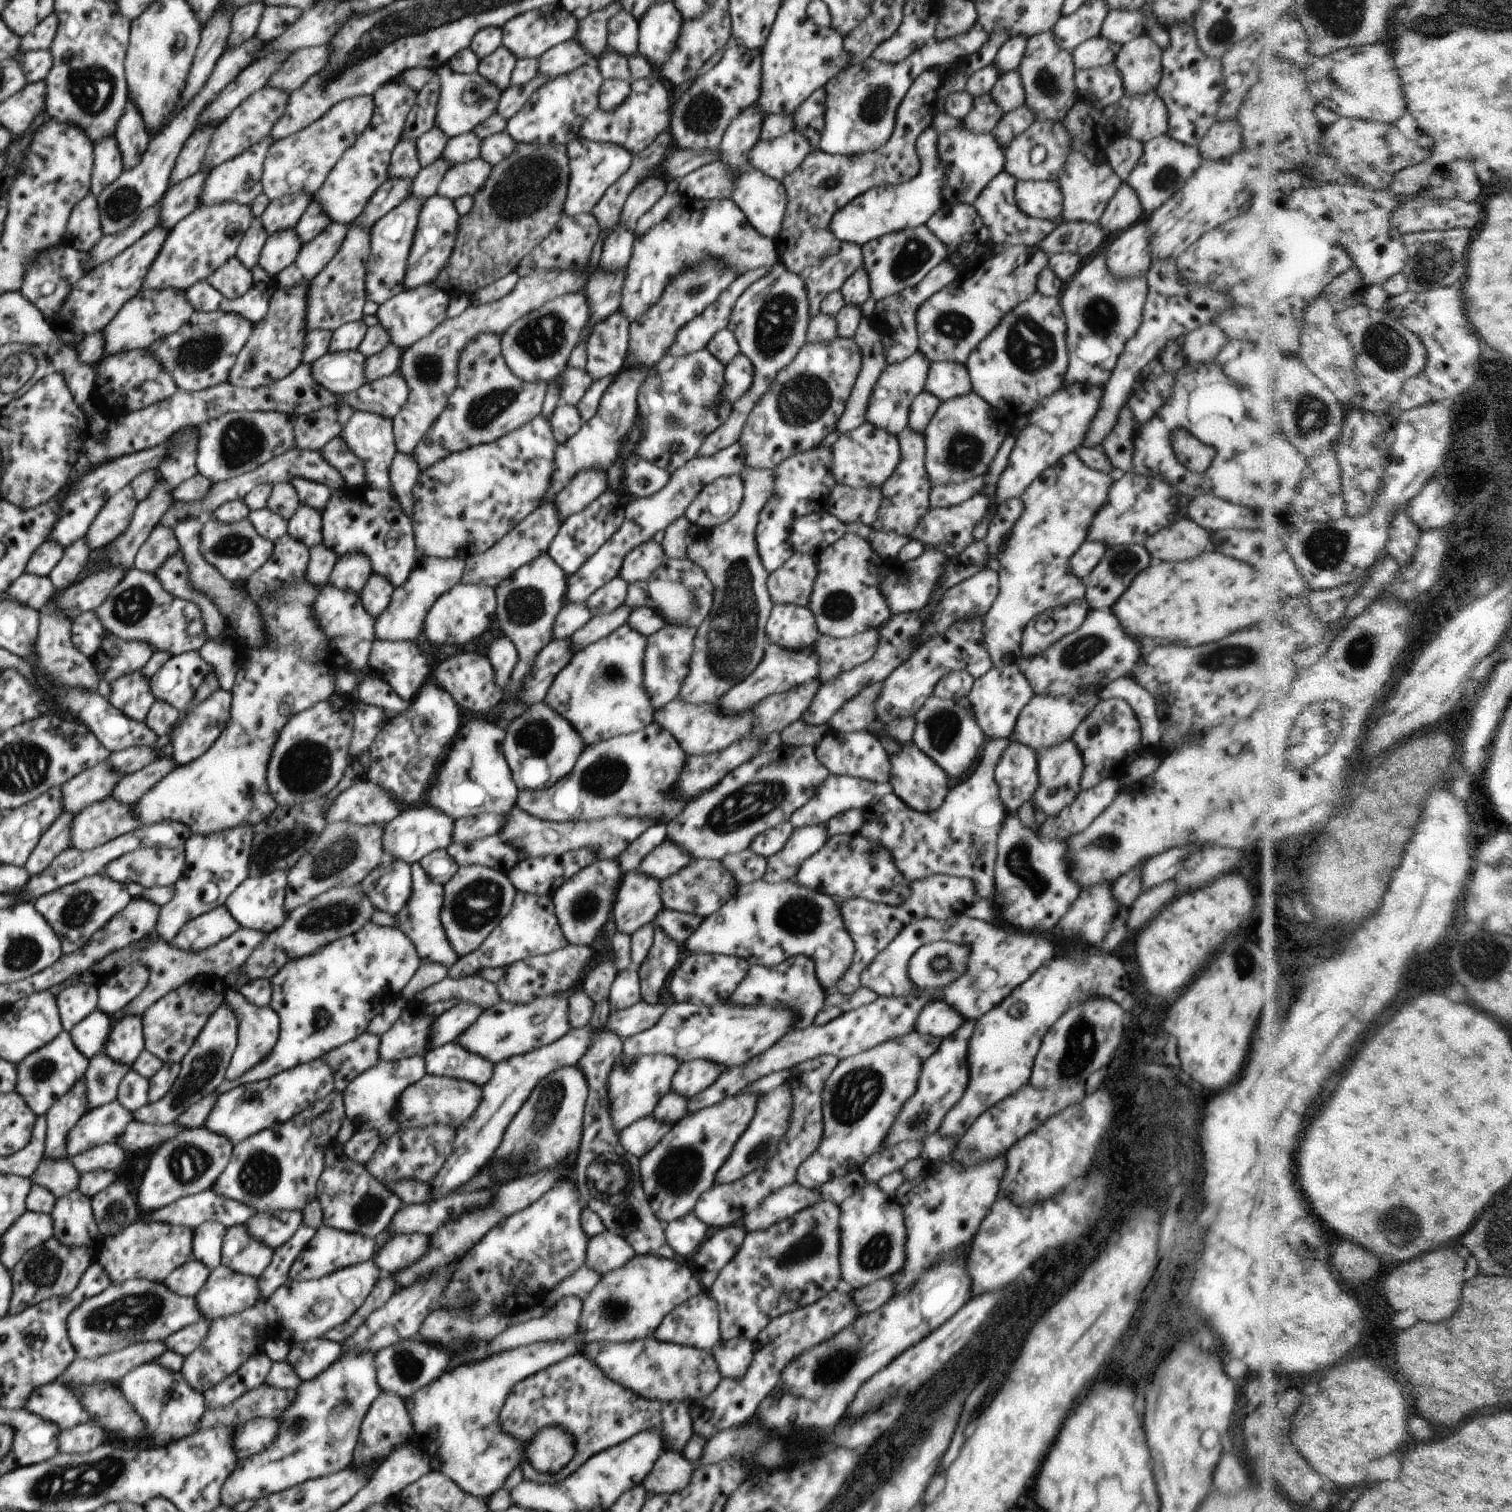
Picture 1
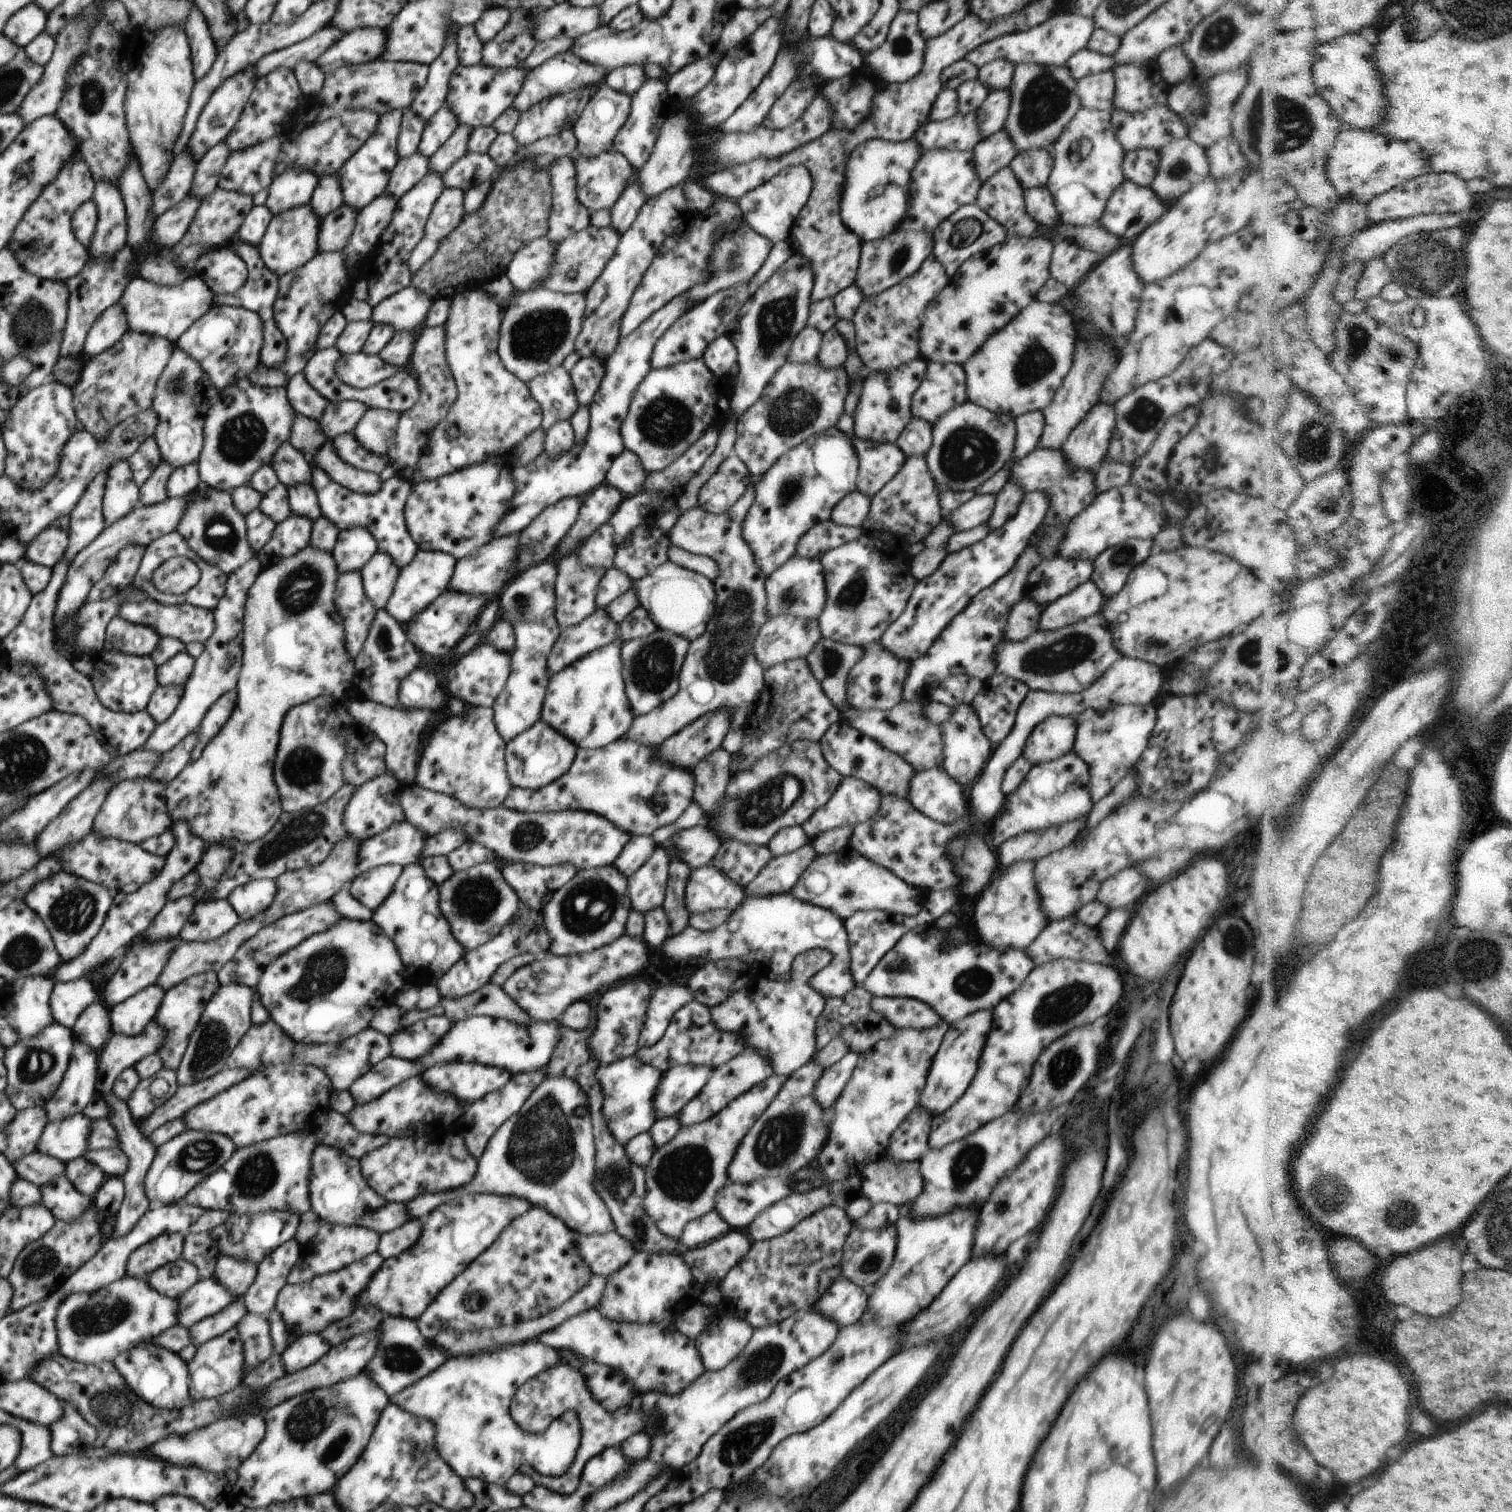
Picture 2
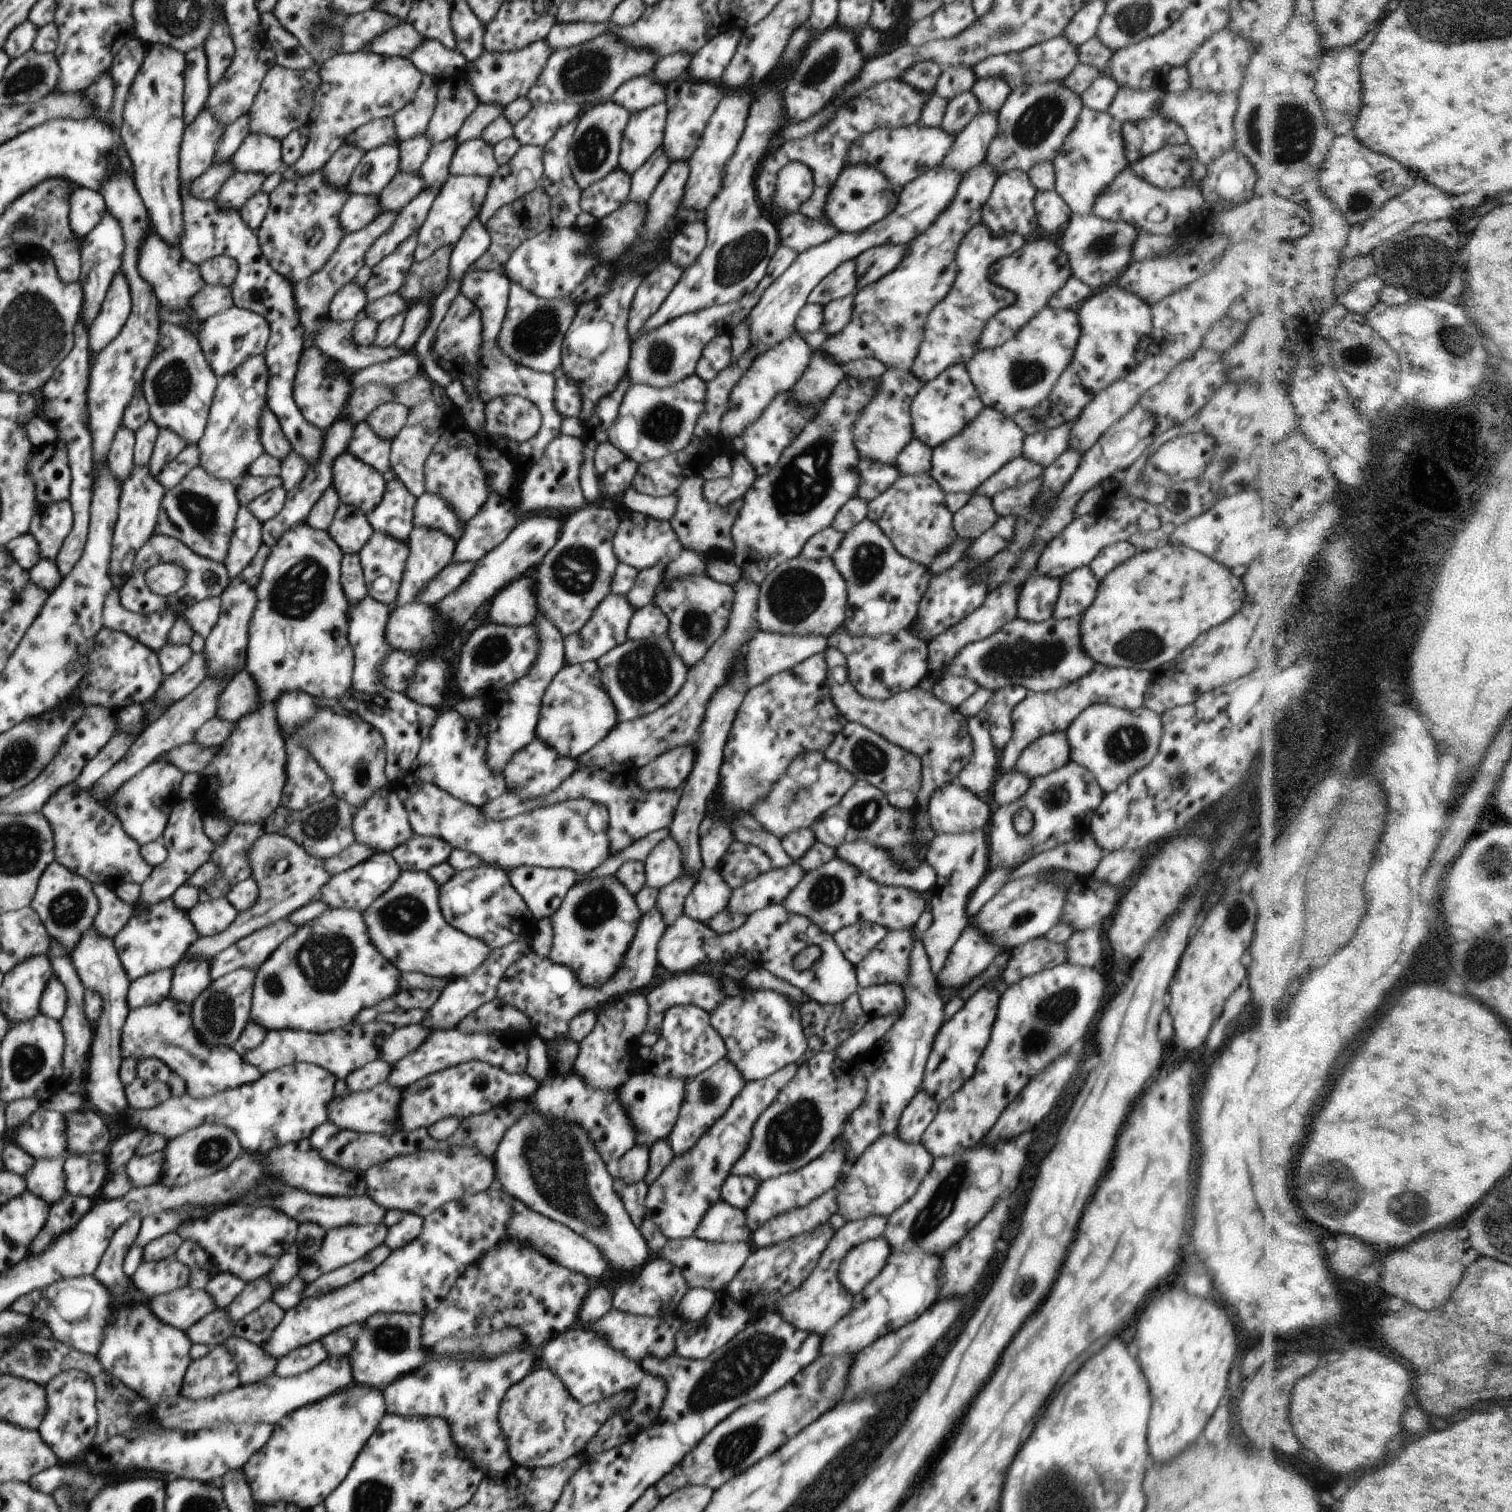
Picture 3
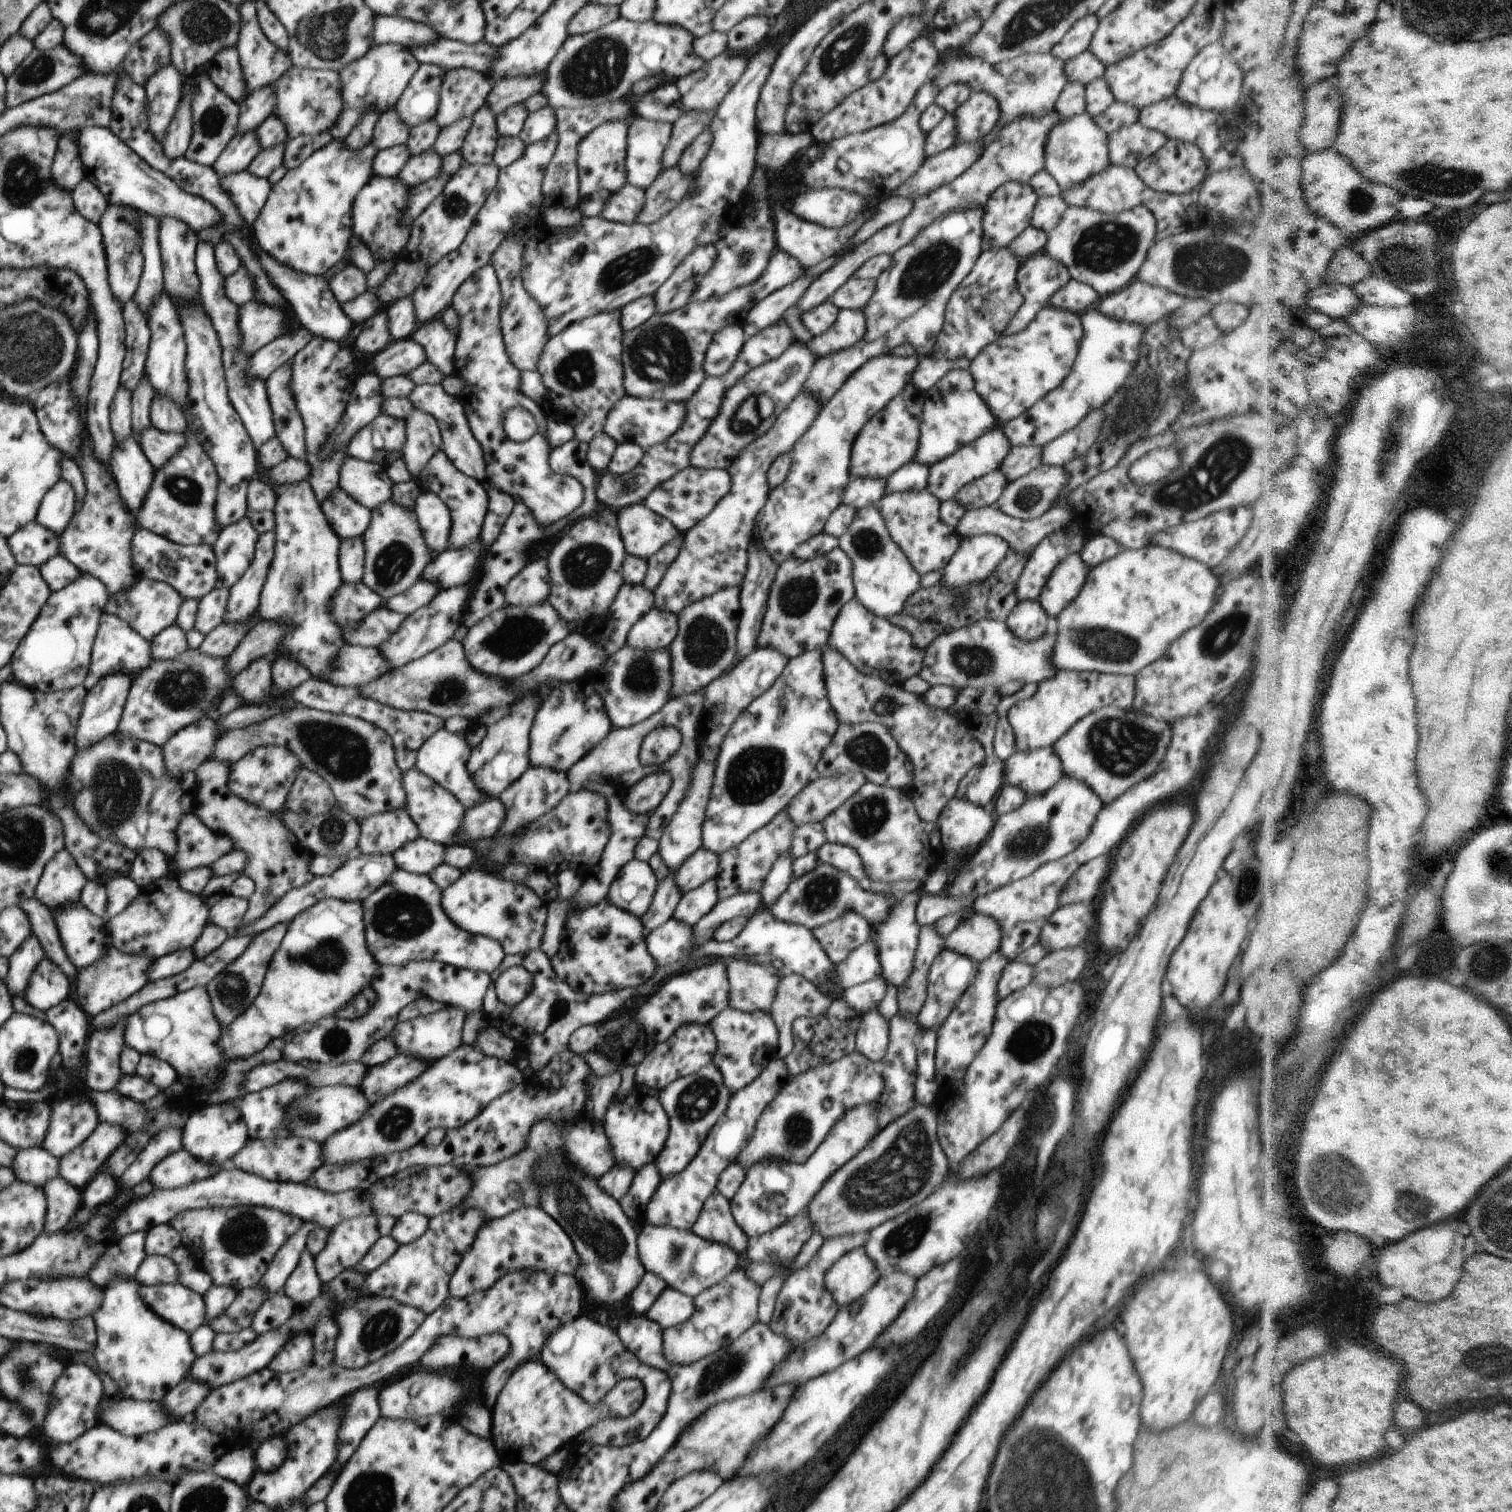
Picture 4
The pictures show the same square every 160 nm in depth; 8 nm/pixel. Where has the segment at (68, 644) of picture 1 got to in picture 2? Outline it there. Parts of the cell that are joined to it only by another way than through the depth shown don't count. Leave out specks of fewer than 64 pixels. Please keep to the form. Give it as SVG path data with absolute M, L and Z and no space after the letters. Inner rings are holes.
M328 439L315 455L315 465L326 471L328 476L343 487L358 494L378 492L383 480L375 472L358 470L355 466L342 460L335 451L333 439ZM182 497L167 498L148 506L138 504L127 515L106 526L86 548L83 548L73 558L56 601L55 617L53 618L54 629L57 629L72 613L78 612L79 608L87 602L90 589L103 577L108 565L122 550L122 547L128 546L132 542L148 546L156 538L174 532L177 522L185 511L185 506L186 500Z

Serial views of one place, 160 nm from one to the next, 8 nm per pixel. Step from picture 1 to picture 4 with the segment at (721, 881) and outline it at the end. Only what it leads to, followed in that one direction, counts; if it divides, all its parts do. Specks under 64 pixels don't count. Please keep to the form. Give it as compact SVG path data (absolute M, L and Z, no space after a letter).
M714 878L702 883L698 888L684 893L674 909L671 918L693 927L705 917L719 901Z

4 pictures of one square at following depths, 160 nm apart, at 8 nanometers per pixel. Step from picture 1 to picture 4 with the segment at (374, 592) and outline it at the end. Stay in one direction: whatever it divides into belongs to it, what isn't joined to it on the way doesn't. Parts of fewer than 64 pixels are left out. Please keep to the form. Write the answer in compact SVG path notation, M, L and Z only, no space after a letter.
M386 499L380 506L371 510L371 519L368 528L361 536L365 546L365 563L363 566L362 582L377 592L385 601L391 596L404 593L418 579L421 578L422 571L433 559L431 550L427 547L425 536L423 535L419 520L414 509L403 507L400 503L392 499Z

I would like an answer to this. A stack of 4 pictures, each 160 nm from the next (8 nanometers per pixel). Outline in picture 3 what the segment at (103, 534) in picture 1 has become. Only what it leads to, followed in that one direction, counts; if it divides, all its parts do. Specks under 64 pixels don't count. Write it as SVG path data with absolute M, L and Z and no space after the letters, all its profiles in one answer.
M118 426L116 436L112 440L112 448L110 448L107 462L108 468L110 468L110 474L114 474L118 478L120 486L132 474L132 468L134 468L134 444L135 432L128 430L126 426Z

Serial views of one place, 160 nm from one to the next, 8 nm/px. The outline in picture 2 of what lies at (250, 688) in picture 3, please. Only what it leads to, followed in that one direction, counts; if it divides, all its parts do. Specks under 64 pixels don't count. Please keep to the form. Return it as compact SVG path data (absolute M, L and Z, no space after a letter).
M236 690L228 691L222 694L220 698L214 701L210 710L204 715L198 728L199 742L193 748L190 754L190 764L196 762L203 754L203 748L208 741L226 724L229 716L233 713L236 706Z

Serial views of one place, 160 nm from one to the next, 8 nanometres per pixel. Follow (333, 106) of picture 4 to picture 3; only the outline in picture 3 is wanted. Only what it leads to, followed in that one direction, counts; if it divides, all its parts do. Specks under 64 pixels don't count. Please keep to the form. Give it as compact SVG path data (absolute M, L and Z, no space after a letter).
M275 63L266 72L266 76L260 84L260 90L258 90L248 113L248 116L250 116L250 132L264 134L264 136L282 141L292 130L296 130L300 126L305 128L309 122L315 91L320 87L320 84L318 72L314 72L310 68L294 70Z

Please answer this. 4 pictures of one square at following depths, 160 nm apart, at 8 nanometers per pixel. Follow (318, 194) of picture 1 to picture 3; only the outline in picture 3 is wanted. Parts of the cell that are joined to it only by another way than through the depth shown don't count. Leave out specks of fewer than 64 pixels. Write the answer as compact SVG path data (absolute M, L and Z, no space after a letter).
M390 142L366 152L348 182L351 194L380 194L399 173L399 144Z

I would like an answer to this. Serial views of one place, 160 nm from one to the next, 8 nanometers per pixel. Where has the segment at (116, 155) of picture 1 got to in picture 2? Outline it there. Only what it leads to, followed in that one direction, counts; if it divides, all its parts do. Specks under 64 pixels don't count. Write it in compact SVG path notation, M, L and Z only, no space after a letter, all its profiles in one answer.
M96 183L92 200L96 203L98 224L88 248L88 256L110 259L127 246L127 214L118 186Z

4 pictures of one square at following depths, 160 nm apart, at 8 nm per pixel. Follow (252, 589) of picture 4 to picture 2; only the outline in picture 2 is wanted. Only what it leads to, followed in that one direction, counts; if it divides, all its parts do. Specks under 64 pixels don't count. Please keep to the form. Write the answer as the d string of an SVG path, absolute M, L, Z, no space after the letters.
M258 554L254 555L238 570L227 575L225 593L213 610L215 627L210 638L206 640L204 651L195 659L190 678L184 684L184 692L176 710L163 722L156 725L142 749L157 753L168 752L188 734L198 730L204 715L210 710L217 698L236 686L238 672L242 666L242 616L245 612L245 602L249 588L262 570Z

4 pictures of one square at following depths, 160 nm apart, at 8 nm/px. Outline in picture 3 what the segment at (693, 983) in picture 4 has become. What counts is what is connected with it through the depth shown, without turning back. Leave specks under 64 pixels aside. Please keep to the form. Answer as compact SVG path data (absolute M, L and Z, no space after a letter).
M684 972L674 975L670 980L662 982L660 986L650 990L646 996L648 1005L650 1006L650 1012L648 1012L648 1022L644 1028L644 1032L640 1036L639 1042L641 1046L652 1047L659 1039L661 1034L661 1027L666 1012L678 1005L693 1005L706 1010L706 1012L714 1012L725 996L722 994L722 988L720 988L720 982L716 976L712 974L702 974L702 972Z

